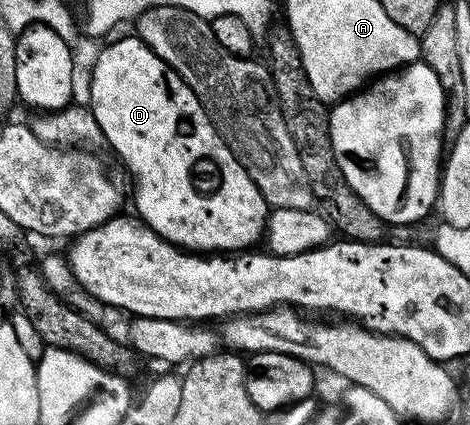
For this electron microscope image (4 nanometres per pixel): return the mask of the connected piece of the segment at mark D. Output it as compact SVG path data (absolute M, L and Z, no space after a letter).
M140 37L133 39L117 39L110 47L105 47L97 55L97 60L93 63L93 72L89 75L89 103L87 110L93 117L96 130L101 130L101 135L107 142L113 146L113 151L119 158L125 162L125 167L129 170L129 175L133 178L133 203L137 206L136 214L142 223L145 223L161 236L168 243L176 243L182 249L188 249L193 253L237 253L242 249L249 249L257 238L262 238L263 232L267 227L267 200L254 176L247 170L246 164L233 154L228 146L225 147L222 136L218 128L211 122L210 116L205 115L199 108L193 104L193 95L189 92L189 87L183 80L177 79L173 87L169 84L170 76L167 74L167 68L162 63L161 58L147 46Z

